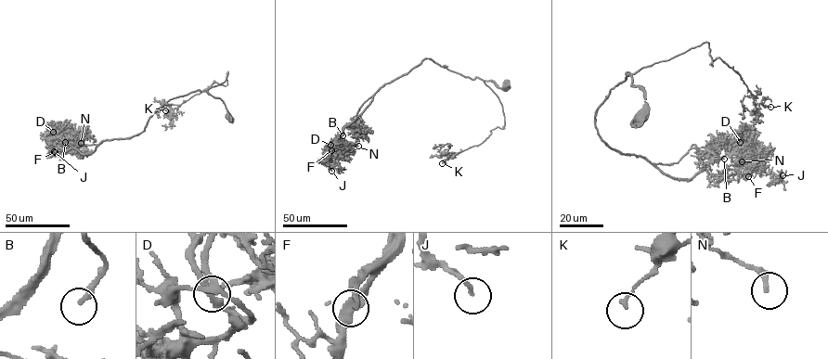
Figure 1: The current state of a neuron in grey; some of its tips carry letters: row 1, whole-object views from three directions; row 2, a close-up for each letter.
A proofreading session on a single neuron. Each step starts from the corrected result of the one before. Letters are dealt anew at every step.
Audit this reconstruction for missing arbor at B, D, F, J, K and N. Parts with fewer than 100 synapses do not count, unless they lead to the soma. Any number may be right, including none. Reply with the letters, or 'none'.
B, F

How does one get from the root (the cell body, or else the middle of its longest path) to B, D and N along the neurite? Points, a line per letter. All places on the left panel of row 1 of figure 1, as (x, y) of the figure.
B: (228, 116), (220, 98), (198, 90), (168, 100), (143, 132), (104, 140), (92, 152), (81, 153), (65, 142)
D: (228, 116), (220, 98), (198, 90), (168, 100), (143, 132), (104, 140), (92, 152), (81, 153), (53, 132)
N: (228, 116), (220, 98), (198, 90), (168, 100), (143, 132), (104, 140), (92, 152), (60, 137), (81, 143)

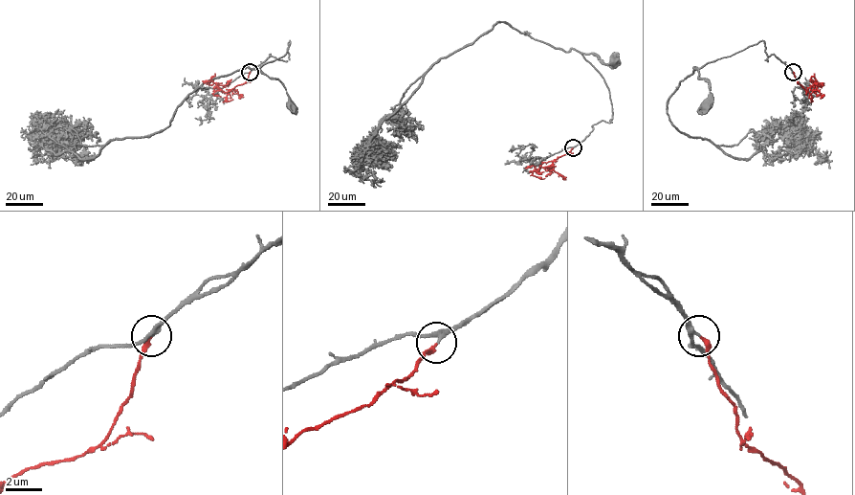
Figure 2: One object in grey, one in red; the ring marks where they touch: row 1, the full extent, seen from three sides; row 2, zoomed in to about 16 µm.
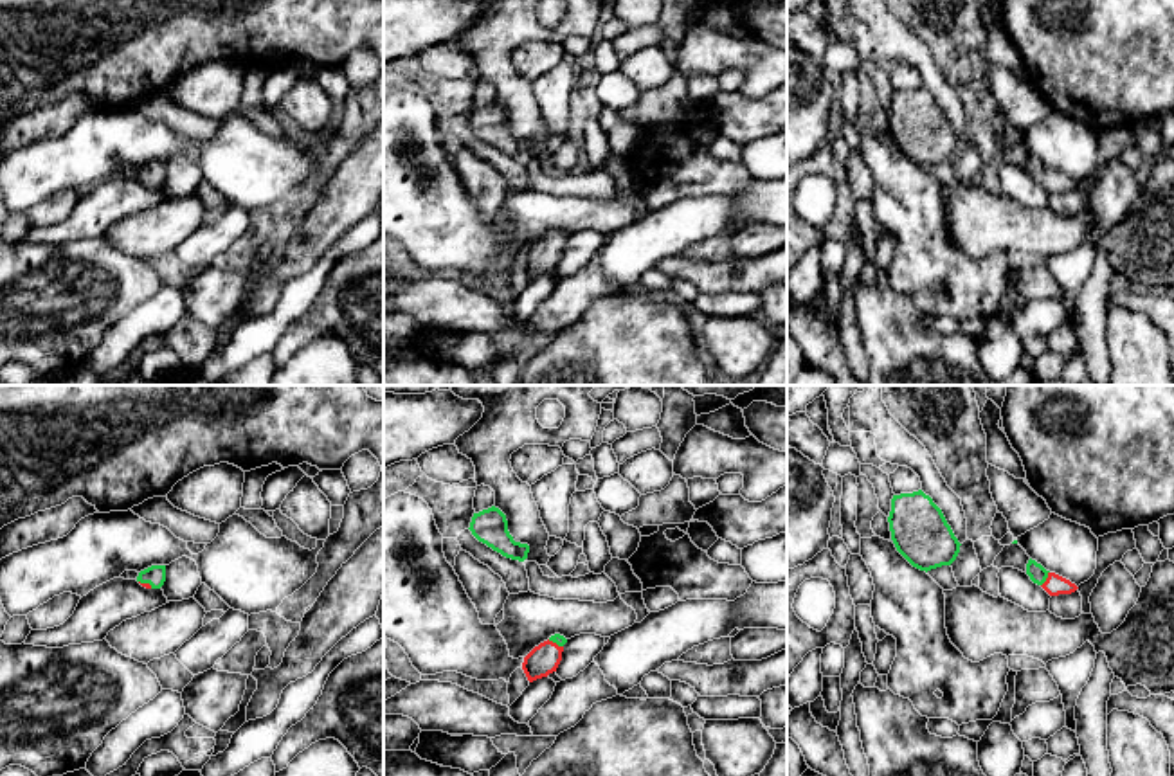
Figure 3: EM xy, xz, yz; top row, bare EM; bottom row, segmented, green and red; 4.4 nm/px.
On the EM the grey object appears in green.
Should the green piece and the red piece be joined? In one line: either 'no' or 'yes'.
yes

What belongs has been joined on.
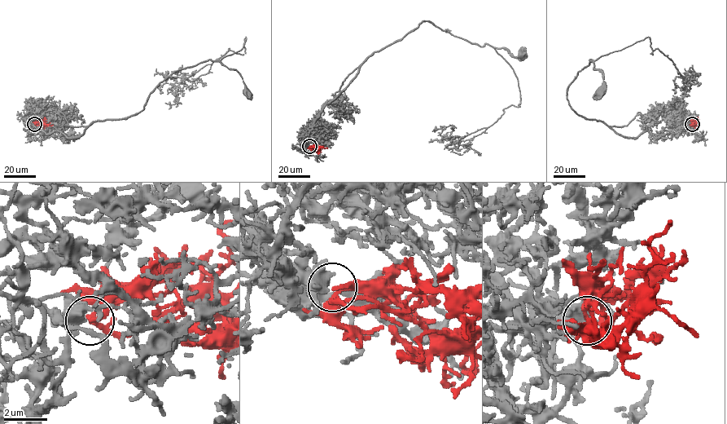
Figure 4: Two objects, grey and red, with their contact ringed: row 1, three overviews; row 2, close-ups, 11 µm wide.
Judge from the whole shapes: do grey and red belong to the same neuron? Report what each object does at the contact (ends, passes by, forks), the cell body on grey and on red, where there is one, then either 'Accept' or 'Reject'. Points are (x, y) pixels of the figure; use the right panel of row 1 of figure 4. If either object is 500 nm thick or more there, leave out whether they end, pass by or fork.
Soma of grey: (601, 92). Soma of red: none. Accept

